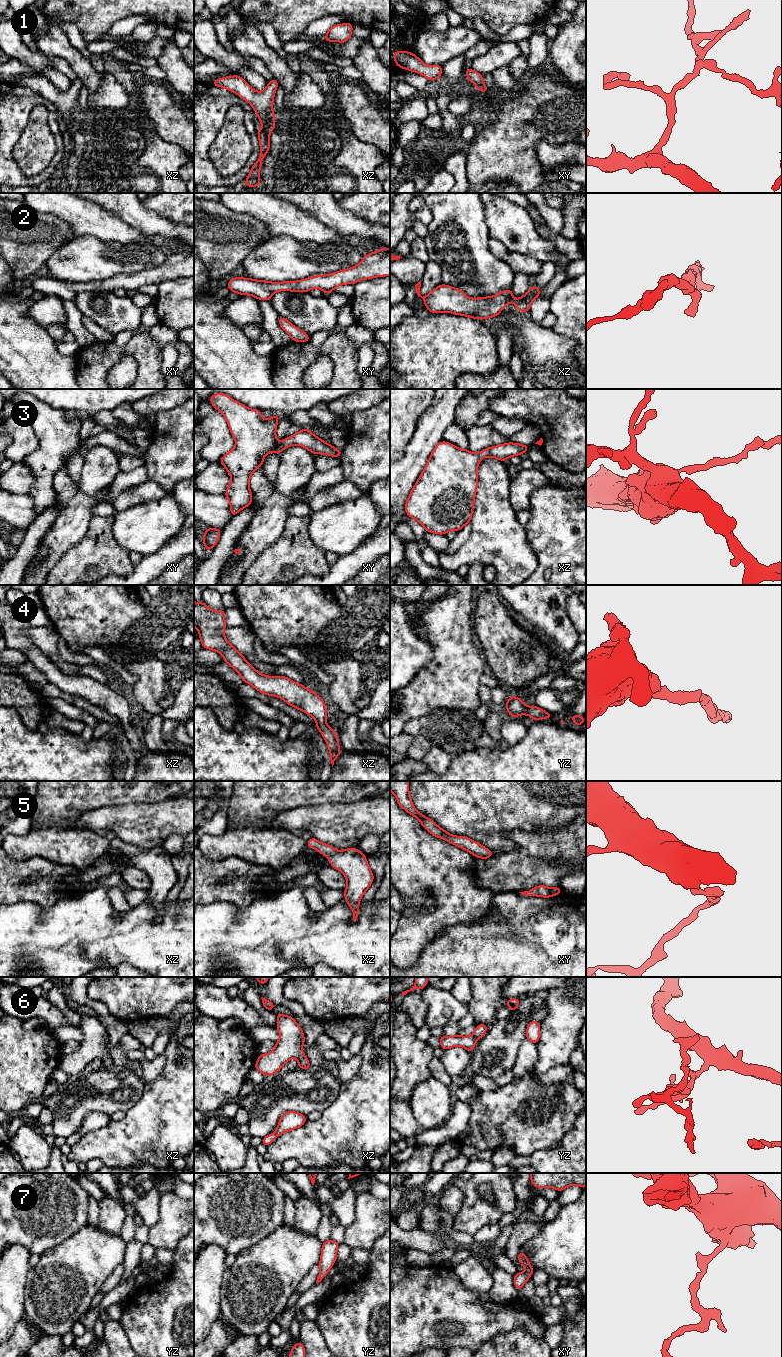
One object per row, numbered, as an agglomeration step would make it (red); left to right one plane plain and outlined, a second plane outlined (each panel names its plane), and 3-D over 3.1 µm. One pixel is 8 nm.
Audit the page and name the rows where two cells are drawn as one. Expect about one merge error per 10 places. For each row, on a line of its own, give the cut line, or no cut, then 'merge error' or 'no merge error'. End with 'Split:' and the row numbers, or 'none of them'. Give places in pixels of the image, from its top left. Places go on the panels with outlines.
1: cut none; no merge error
2: cut none; no merge error
3: cut none; no merge error
4: cut none; no merge error
5: cut none; no merge error
6: cut none; no merge error
7: cut none; no merge error
Split: none of them

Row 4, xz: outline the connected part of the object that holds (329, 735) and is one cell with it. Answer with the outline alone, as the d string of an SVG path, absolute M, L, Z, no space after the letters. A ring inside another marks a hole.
M194 601L194 627L199 631L202 648L220 653L225 664L234 668L243 678L243 683L252 685L262 694L279 697L290 706L314 718L316 729L327 743L333 767L334 761L343 750L339 749L335 729L331 729L326 723L327 707L322 698L288 677L263 675L247 662L242 653L230 644L224 635L223 631L227 627L225 609L213 611L204 602Z

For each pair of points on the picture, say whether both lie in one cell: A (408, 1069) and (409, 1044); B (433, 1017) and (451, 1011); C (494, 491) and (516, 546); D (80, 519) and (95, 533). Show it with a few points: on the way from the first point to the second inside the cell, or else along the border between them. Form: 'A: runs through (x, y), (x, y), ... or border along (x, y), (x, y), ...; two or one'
A: runs through (407, 1063), (409, 1050); one
B: runs through (437, 1016), (442, 1011), (447, 1011); one
C: runs through (494, 505), (494, 524), (502, 532); one
D: border along (93, 515), (87, 532), (74, 545); two

